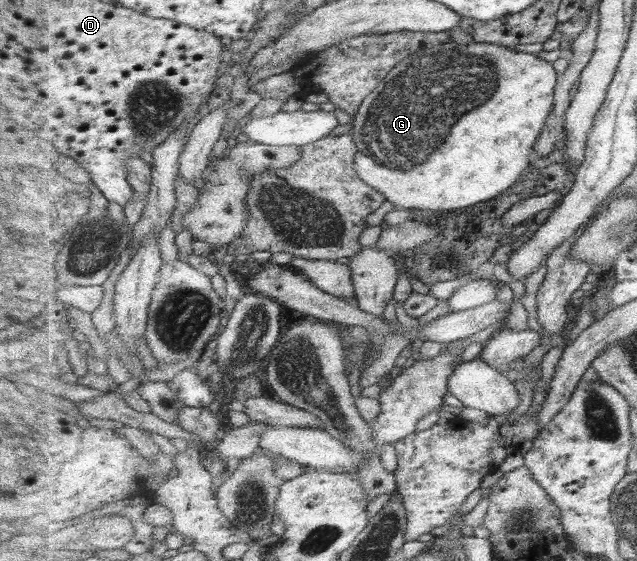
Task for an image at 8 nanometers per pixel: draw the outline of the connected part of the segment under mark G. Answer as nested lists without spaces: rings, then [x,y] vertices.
[[[454,40],[447,44],[439,44],[433,48],[424,49],[415,56],[401,61],[386,77],[379,87],[365,100],[355,114],[351,133],[354,136],[358,153],[356,154],[356,171],[365,182],[376,188],[387,201],[397,209],[434,210],[435,213],[459,210],[467,206],[475,206],[480,202],[491,200],[508,192],[519,176],[529,168],[530,160],[534,160],[535,144],[547,125],[547,120],[555,106],[557,82],[560,75],[553,68],[552,62],[543,60],[534,53],[525,53],[511,49],[511,46],[489,44],[473,40],[465,45]]]

